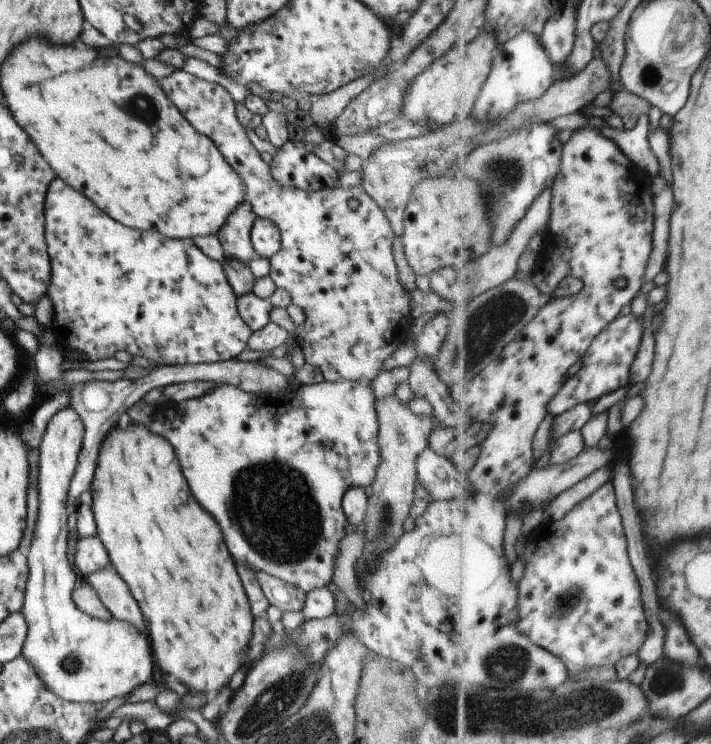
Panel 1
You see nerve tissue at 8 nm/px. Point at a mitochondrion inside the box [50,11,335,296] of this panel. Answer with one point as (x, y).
(143, 107)

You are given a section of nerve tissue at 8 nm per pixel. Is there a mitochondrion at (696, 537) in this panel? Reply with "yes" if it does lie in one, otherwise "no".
no

